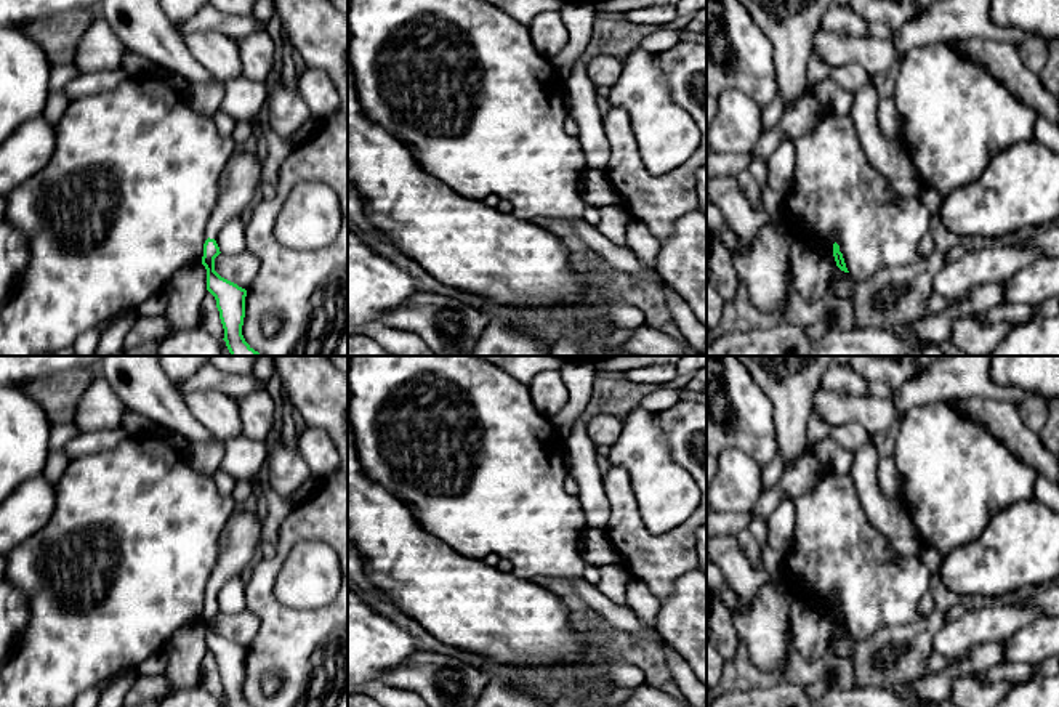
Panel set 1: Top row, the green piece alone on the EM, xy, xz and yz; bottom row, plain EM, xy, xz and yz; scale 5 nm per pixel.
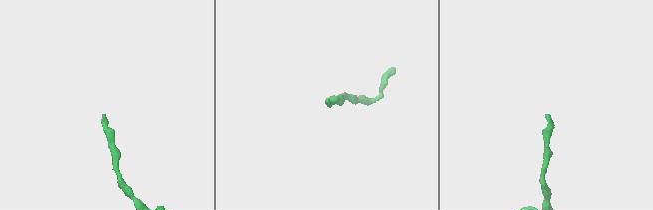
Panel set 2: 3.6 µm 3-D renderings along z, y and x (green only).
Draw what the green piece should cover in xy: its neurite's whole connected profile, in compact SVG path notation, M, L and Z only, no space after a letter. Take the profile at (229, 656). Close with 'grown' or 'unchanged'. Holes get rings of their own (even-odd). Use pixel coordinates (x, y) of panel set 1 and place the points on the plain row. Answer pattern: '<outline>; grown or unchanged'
M234 513L221 534L218 563L207 584L202 624L207 628L207 649L216 659L228 707L250 707L242 694L247 649L215 630L215 617L221 612L215 596L229 579L242 576L252 564L261 534L263 521L258 513Z; grown

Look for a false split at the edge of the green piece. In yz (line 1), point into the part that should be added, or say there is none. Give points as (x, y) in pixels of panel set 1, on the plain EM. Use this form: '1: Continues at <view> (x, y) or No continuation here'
1: No continuation here

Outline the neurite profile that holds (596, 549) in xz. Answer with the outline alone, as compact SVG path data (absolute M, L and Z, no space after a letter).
M586 529L580 548L585 563L596 568L615 564L620 560L606 529Z

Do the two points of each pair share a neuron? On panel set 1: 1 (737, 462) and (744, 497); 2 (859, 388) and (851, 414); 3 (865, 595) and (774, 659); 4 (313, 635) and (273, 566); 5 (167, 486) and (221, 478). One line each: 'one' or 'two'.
1: one
2: two
3: two
4: one
5: two

